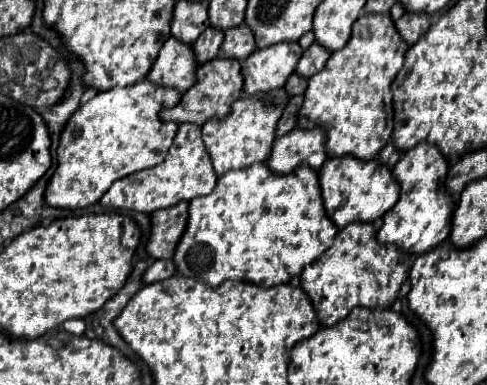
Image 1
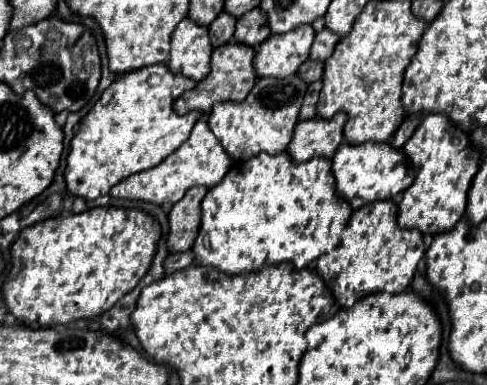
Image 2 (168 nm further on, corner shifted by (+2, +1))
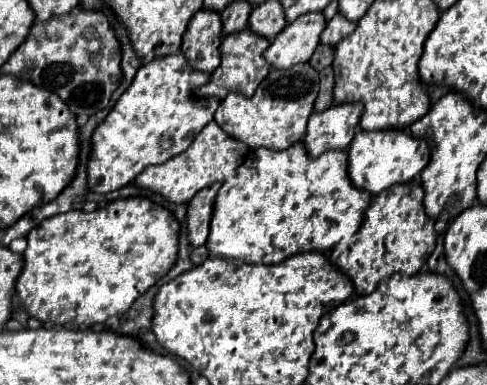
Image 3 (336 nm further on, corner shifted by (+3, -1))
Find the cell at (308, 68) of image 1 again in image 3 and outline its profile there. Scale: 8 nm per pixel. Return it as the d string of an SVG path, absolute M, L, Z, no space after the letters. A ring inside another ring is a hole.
M336 13L334 19L328 21L328 25L326 25L320 41L322 41L322 43L328 43L328 45L336 45L340 39L348 37L354 29L356 29L356 23L348 21L342 13Z

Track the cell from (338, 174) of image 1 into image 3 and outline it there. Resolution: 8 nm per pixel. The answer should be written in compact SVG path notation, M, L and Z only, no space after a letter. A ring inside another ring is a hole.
M408 129L358 131L348 147L348 171L358 189L378 195L396 183L412 181L428 165L428 143L410 135Z

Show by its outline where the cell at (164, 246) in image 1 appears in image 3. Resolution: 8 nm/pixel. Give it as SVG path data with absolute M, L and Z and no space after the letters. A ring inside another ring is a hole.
M212 183L210 187L198 191L194 199L188 203L188 239L192 247L200 247L206 243L212 219L212 207L216 193L222 183Z

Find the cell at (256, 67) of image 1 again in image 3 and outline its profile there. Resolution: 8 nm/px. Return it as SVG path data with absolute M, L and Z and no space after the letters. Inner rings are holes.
M320 11L312 15L300 15L296 23L288 23L266 49L266 61L272 67L288 69L296 63L304 63L312 57L320 43L320 35L326 27L326 19Z

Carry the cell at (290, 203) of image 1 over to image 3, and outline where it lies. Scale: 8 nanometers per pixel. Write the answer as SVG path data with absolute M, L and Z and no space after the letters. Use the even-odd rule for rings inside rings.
M302 141L284 151L256 149L256 169L252 155L234 177L222 183L216 195L206 241L210 255L270 265L306 251L328 251L340 239L354 235L364 221L372 195L352 185L346 159L346 151L310 157Z

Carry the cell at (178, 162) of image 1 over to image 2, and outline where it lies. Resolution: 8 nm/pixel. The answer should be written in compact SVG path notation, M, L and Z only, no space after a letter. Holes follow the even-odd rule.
M199 119L195 127L191 129L191 135L185 143L181 143L179 149L175 149L161 165L145 171L145 173L135 173L133 177L127 177L119 185L113 185L109 191L111 197L117 199L129 199L129 201L147 201L155 205L167 205L167 203L177 203L191 187L203 185L207 189L213 189L229 171L231 159L217 141L217 137L211 133L209 125L205 119Z

